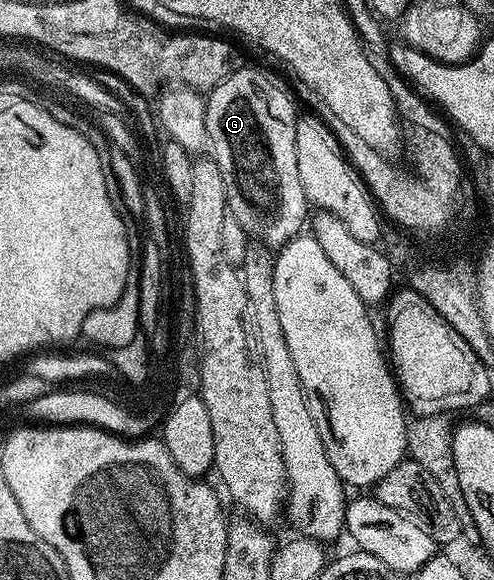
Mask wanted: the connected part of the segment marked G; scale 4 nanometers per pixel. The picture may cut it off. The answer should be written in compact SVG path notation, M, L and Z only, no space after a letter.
M233 68L228 76L207 94L206 131L211 160L216 162L222 183L226 183L228 212L241 224L247 236L260 241L270 251L279 251L288 241L301 236L310 217L310 202L302 191L302 179L298 179L298 155L296 154L296 118L298 110L288 93L275 85L264 73L256 69Z

